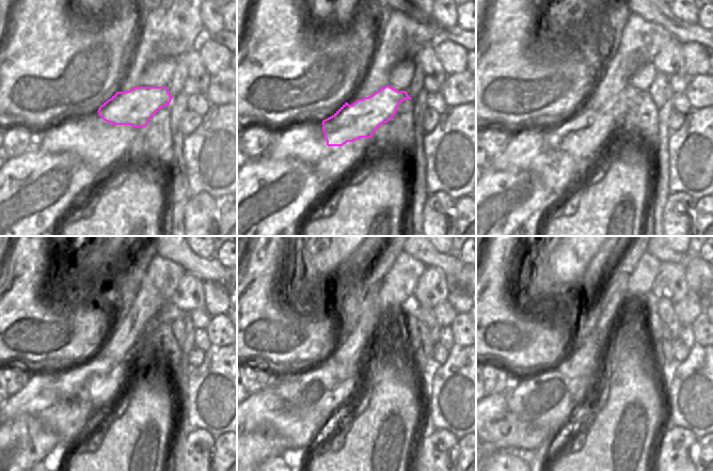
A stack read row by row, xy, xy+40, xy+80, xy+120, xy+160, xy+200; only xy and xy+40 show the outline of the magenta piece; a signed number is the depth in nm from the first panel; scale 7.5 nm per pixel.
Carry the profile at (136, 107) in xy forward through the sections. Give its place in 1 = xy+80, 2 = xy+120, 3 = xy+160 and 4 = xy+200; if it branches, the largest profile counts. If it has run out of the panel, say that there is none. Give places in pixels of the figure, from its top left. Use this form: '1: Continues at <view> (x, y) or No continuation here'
1: Continues at xy+80 (583, 135)
2: Continues at xy+120 (99, 380)
3: Continues at xy+160 (327, 387)
4: Continues at xy+200 (548, 399)

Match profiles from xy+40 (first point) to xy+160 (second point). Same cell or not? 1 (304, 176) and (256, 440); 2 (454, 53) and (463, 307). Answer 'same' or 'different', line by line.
1: same
2: same

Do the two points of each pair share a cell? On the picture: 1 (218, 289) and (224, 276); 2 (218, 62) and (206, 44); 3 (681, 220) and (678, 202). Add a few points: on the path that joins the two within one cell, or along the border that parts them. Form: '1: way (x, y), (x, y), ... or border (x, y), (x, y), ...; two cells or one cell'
1: border (203, 280), (220, 282), (225, 287); two cells
2: way (215, 58), (207, 48); one cell
3: way (678, 216), (678, 206); one cell

